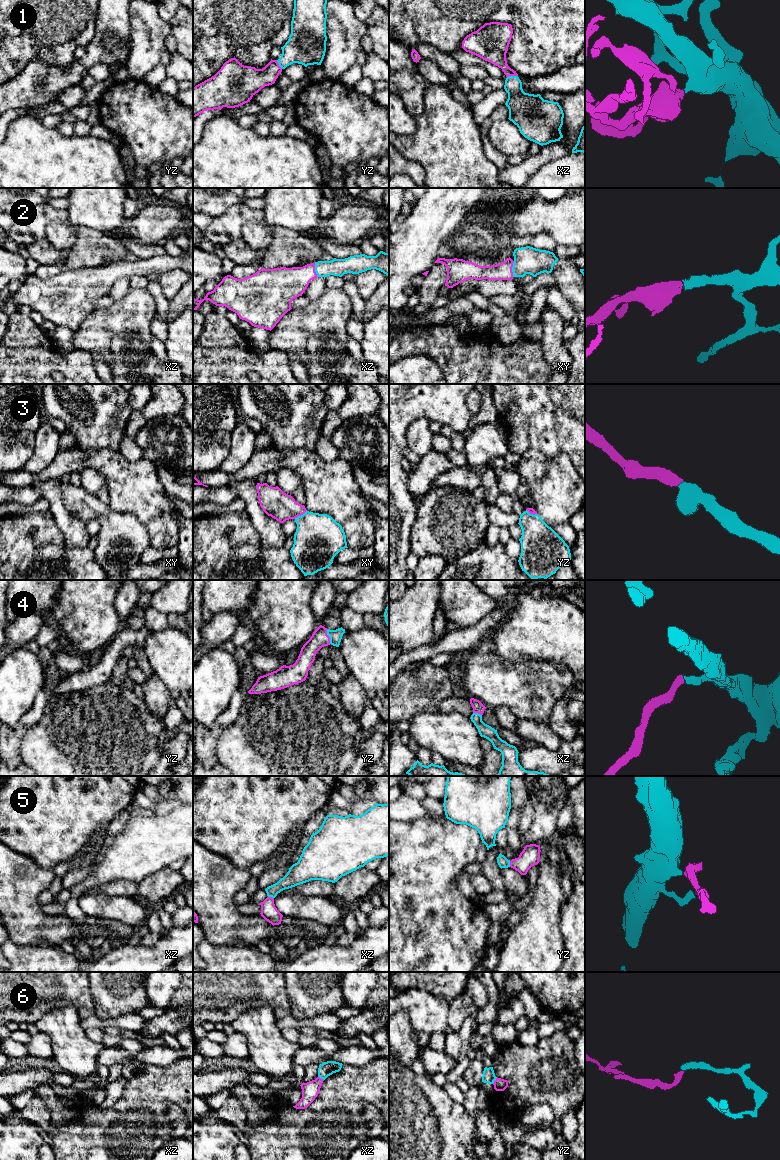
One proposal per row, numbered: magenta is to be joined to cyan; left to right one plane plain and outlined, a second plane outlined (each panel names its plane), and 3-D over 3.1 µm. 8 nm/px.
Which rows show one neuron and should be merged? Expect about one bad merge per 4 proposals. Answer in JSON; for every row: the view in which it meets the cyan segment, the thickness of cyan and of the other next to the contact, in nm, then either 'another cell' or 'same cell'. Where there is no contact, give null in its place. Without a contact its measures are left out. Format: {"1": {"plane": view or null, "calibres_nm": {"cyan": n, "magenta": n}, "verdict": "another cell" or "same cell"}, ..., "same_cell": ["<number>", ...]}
{"1": {"plane": "xz", "calibres_nm": {"cyan": 220, "magenta": 190}, "verdict": "same cell"}, "2": {"plane": "xy", "calibres_nm": {"cyan": 220, "magenta": 140}, "verdict": "same cell"}, "3": {"plane": "xy", "calibres_nm": {"cyan": 380, "magenta": 220}, "verdict": "same cell"}, "4": {"plane": "yz", "calibres_nm": {"cyan": 100, "magenta": 140}, "verdict": "same cell"}, "5": {"plane": "xz", "calibres_nm": {"cyan": 150, "magenta": 140}, "verdict": "same cell"}, "6": {"plane": "yz", "calibres_nm": {"cyan": 100, "magenta": 100}, "verdict": "another cell"}, "same_cell": ["1", "2", "3", "4", "5"]}

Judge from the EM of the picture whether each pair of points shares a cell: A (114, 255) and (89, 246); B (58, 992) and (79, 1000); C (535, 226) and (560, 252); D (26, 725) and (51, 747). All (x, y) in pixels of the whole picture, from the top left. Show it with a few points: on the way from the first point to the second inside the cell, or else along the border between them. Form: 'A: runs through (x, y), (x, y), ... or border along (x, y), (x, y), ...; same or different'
A: runs through (108, 250), (95, 249); same
B: runs through (63, 992), (71, 992), (74, 995); same
C: border along (557, 243), (574, 246); different
D: border along (44, 709), (42, 717), (24, 735), (20, 750); different

